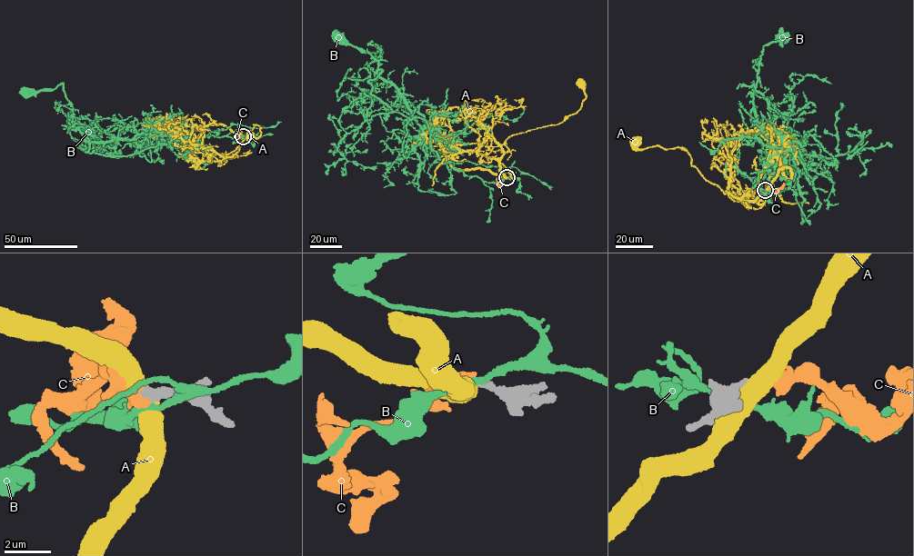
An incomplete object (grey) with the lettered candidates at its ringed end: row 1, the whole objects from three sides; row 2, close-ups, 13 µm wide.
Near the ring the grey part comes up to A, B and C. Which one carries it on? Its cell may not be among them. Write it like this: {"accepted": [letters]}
{"accepted": ["C"]}

